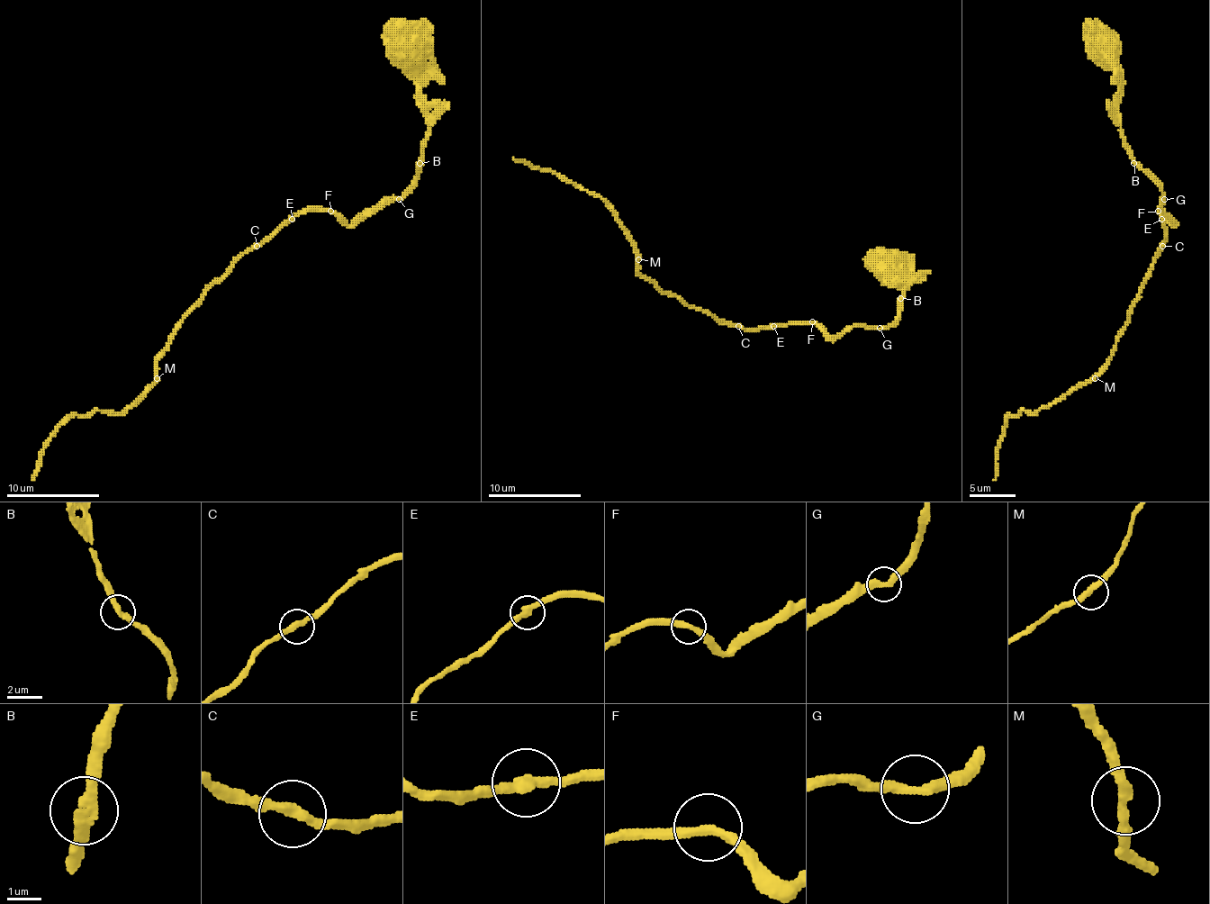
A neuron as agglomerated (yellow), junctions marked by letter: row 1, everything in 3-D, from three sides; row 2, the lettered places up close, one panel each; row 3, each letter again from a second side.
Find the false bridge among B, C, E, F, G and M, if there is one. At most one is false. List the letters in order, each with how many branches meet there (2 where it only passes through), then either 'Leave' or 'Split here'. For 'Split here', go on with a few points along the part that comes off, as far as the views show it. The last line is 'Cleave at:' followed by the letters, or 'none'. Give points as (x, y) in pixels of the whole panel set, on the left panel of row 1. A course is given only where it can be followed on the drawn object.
B: Branches: 2. Leave
C: Branches: 2. Leave
E: Branches: 2. Leave
F: Branches: 2. Leave
G: Branches: 2. Leave
M: Branches: 2. Leave
Cleave at: none

